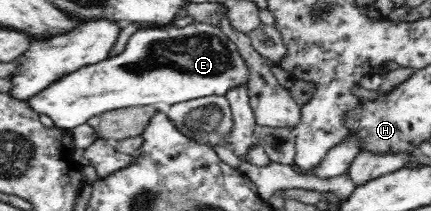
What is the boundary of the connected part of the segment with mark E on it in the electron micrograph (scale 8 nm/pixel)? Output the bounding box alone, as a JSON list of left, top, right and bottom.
[24,21,248,133]

